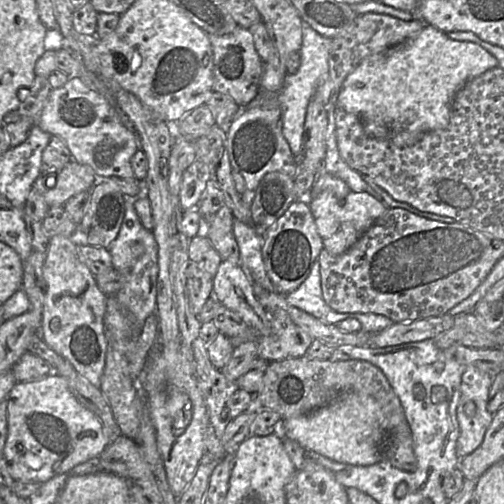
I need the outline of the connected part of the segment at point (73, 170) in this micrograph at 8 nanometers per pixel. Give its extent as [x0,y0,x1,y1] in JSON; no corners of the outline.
[32,159,95,207]

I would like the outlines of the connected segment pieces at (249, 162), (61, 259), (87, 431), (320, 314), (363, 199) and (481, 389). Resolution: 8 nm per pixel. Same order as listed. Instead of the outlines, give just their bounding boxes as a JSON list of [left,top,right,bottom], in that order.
[[226,97,298,208],[39,235,107,388],[3,371,109,484],[285,262,349,324],[305,190,389,255],[456,365,494,458]]

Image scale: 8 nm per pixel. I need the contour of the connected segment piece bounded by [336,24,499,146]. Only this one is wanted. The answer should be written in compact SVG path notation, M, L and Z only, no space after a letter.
M426 24L415 37L365 57L345 78L336 106L357 115L368 135L408 145L425 132L446 128L456 94L468 81L498 65L480 45L452 40Z

